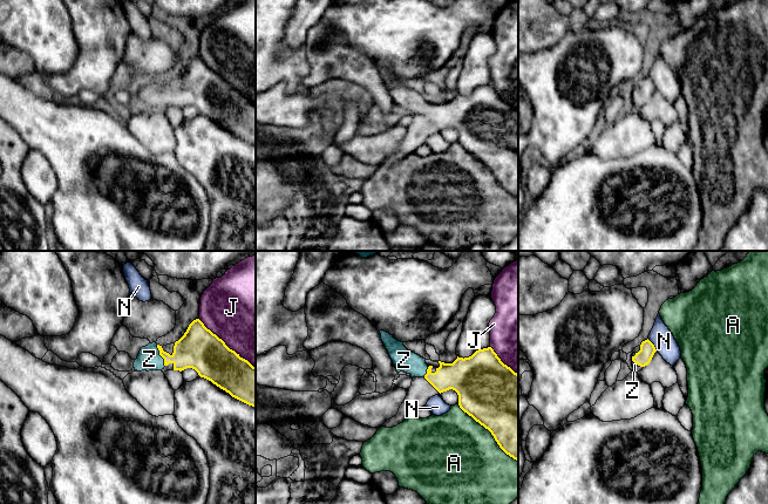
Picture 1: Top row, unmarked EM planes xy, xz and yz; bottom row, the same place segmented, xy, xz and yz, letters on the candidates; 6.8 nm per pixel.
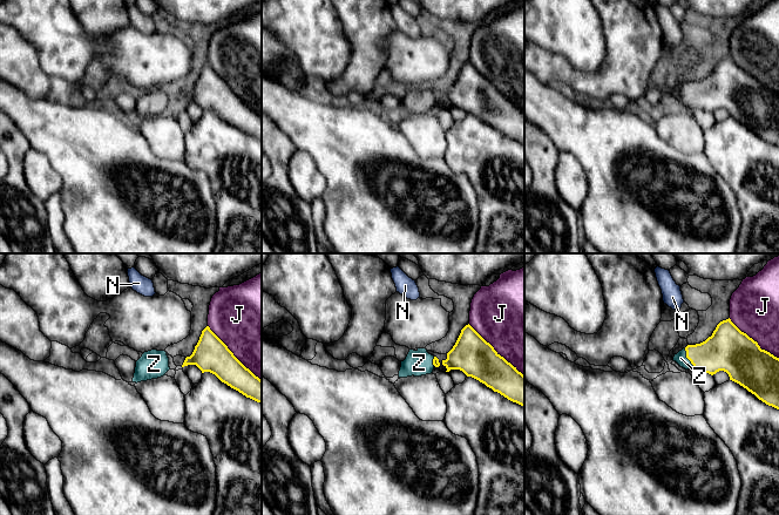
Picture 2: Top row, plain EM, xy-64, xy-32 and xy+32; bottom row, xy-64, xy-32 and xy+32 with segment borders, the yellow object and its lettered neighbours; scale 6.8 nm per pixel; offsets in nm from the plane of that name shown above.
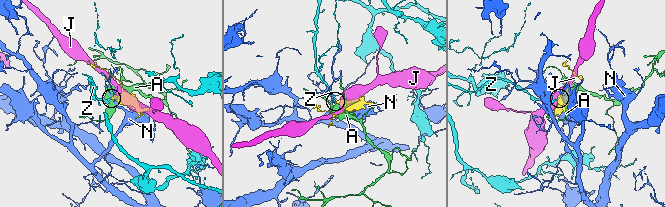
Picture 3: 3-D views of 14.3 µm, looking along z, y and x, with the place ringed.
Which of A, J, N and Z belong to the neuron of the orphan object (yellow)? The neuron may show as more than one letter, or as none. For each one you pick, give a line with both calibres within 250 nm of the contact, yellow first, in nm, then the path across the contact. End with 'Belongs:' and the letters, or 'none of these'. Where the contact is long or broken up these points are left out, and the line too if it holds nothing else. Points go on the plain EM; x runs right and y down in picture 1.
Z: Thickness 260 nm (yellow) against 160 nm. Path across: xy (195, 87), (182, 95), (160, 92), (149, 96)
Belongs: Z

